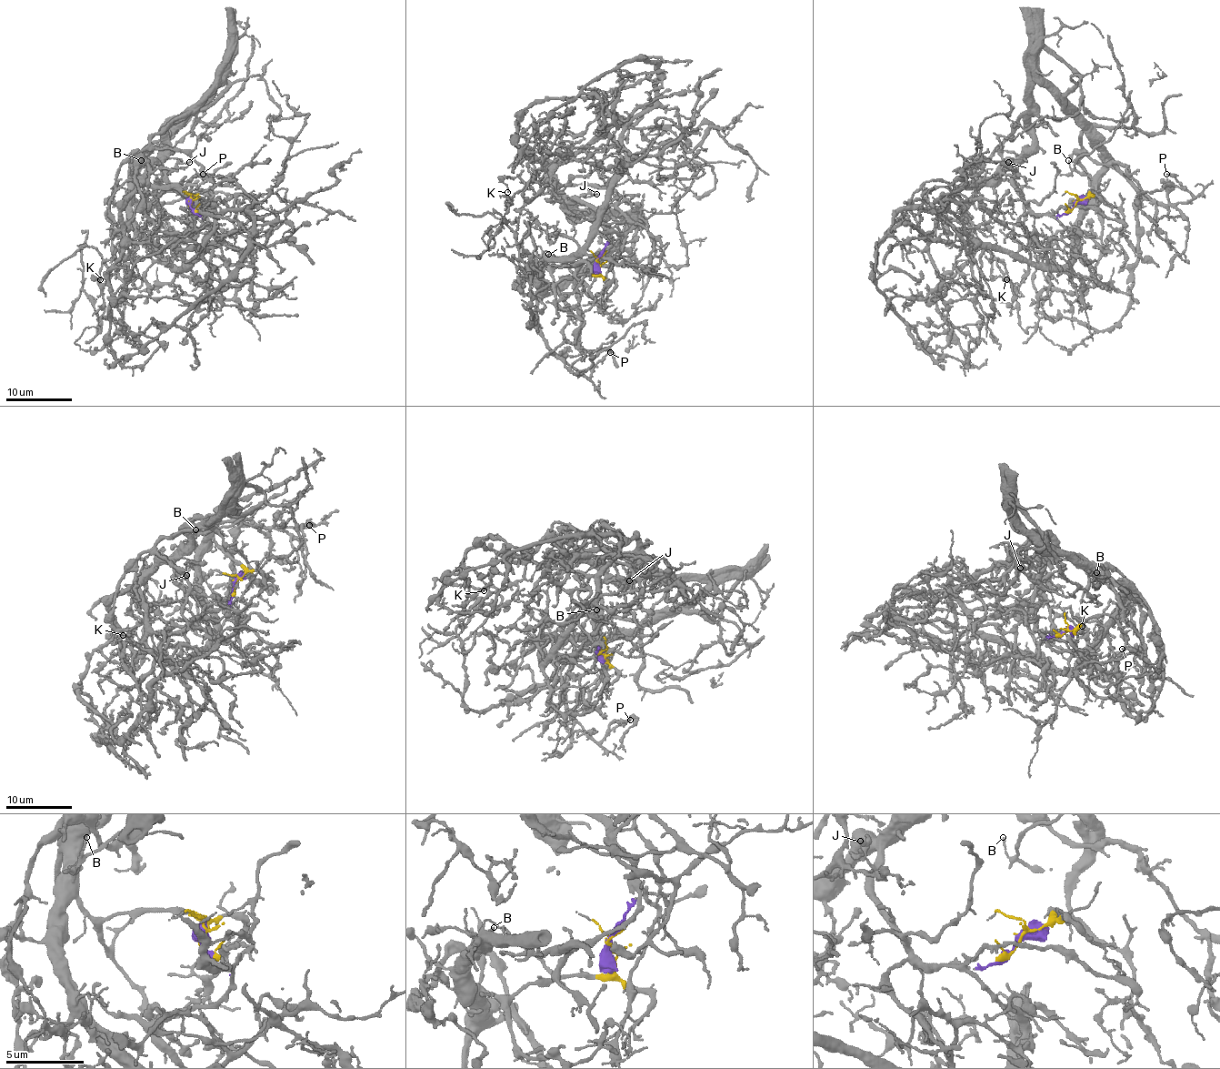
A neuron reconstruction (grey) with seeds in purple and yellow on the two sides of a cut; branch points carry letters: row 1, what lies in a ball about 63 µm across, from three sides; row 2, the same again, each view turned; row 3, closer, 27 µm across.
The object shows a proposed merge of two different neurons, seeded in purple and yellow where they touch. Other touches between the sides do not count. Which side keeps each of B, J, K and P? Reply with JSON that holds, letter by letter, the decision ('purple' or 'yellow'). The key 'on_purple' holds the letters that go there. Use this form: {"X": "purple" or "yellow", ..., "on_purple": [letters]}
{"B": "yellow", "J": "purple", "K": "purple", "P": "yellow", "on_purple": ["J", "K"]}

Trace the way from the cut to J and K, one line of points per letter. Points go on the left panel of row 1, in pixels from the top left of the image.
J: (190, 205), (166, 180), (178, 163), (190, 161)
K: (190, 205), (154, 165), (122, 209), (128, 253), (102, 263), (100, 279)

